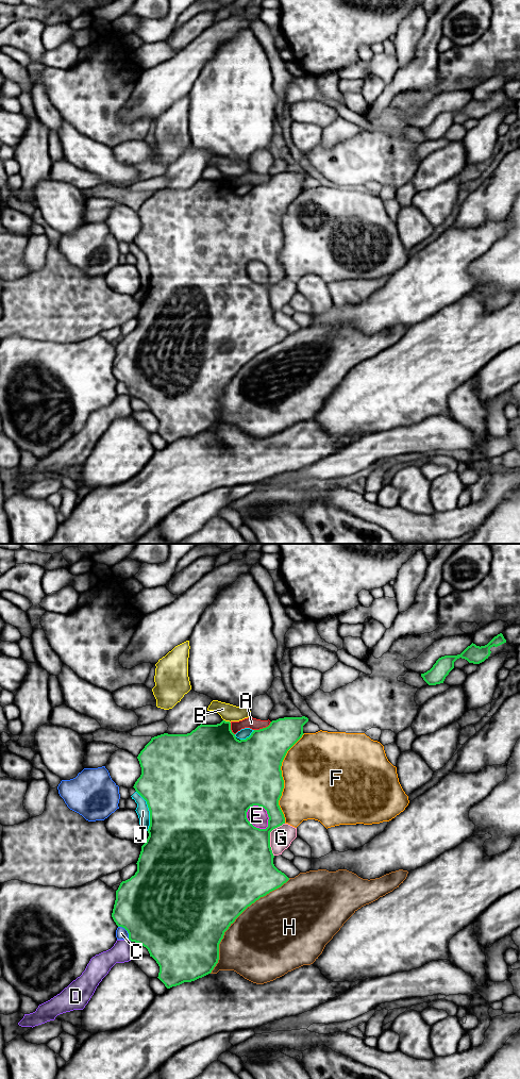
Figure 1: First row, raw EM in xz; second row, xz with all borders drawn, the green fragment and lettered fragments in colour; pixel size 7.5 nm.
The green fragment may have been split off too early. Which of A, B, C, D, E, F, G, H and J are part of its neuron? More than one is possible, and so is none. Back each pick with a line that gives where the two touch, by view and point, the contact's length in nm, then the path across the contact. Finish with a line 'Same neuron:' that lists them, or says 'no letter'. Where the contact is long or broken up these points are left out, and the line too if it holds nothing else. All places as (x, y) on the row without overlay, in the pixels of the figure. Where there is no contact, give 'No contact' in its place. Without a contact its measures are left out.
Same neuron: no letter

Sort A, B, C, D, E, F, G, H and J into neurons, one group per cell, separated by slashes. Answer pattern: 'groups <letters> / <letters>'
groups A E G / B / C / D / F / H / J

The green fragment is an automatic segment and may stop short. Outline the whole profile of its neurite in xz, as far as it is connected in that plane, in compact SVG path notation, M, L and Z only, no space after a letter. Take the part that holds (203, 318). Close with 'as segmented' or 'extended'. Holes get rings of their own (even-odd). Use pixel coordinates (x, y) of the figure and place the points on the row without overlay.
M305 171L284 172L272 176L266 183L254 185L246 195L237 195L231 185L231 178L222 176L217 180L200 180L187 189L164 188L151 194L140 206L137 214L141 222L141 230L134 239L135 246L147 256L150 266L149 292L141 301L137 316L137 327L130 334L122 336L116 346L116 355L112 372L118 382L124 383L131 397L146 402L160 421L158 434L167 444L191 437L212 428L219 415L219 399L224 387L235 375L252 359L270 347L281 343L289 333L279 326L273 319L273 309L270 302L270 287L285 279L284 269L279 261L279 255L284 244L282 232L282 217L287 206L302 193L303 181L308 177ZM258 261L268 269L268 282L259 284L254 282L247 273L248 265Z; as segmented

